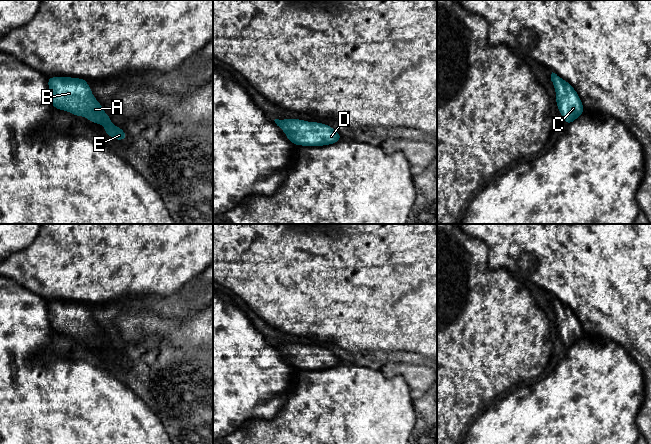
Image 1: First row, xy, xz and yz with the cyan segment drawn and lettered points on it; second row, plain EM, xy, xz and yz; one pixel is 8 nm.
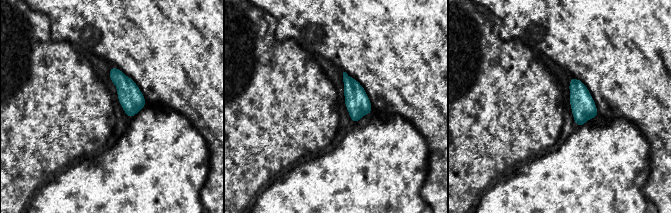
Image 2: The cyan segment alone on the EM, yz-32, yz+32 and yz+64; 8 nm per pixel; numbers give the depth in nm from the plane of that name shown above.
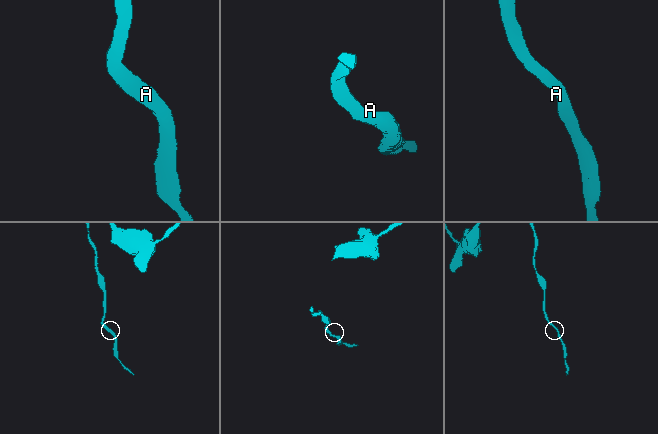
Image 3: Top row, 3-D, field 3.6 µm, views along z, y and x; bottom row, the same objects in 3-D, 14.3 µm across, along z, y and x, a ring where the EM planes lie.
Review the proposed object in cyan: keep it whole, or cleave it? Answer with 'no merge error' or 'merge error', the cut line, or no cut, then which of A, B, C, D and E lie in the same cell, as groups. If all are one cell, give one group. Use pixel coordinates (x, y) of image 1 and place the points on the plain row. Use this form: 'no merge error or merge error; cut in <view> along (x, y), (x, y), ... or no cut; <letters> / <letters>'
no merge error; no cut; A B C D E

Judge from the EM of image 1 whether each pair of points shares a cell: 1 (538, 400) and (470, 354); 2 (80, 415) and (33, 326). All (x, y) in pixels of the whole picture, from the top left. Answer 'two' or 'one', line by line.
1: two
2: one

